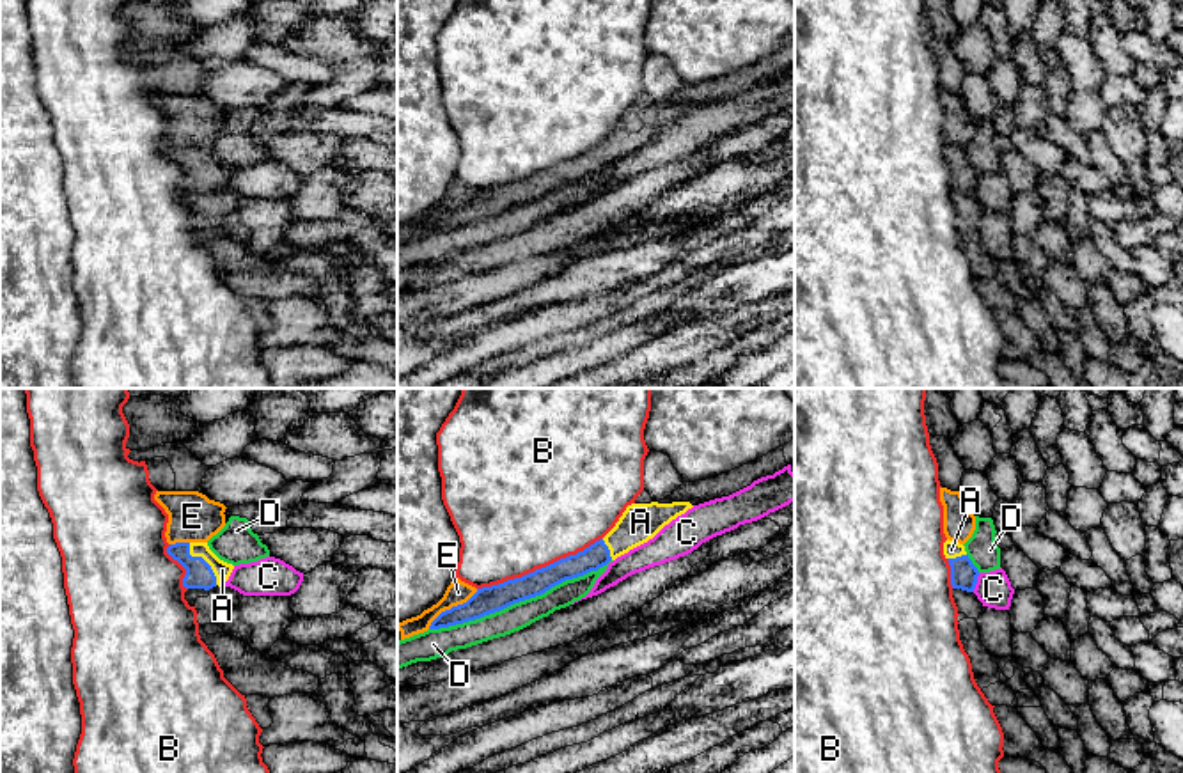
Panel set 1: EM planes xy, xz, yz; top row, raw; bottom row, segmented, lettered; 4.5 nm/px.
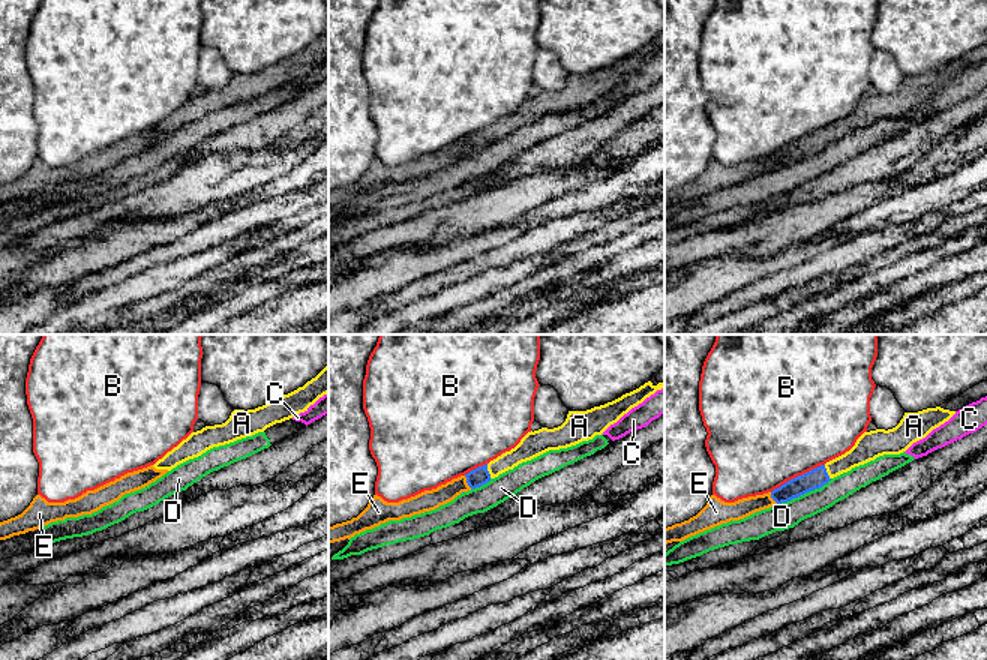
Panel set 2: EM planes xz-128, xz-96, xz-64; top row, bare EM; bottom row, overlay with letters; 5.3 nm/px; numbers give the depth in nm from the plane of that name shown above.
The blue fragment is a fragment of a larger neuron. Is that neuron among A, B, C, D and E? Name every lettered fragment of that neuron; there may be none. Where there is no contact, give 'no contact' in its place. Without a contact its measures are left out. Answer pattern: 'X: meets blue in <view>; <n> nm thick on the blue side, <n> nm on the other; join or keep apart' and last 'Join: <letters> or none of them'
A: meets blue in xy; 130 nm thick on the blue side, 80 nm on the other; join
B: meets blue in xz; 120 nm thick on the blue side, 500 nm on the other; keep apart
C: meets blue in yz; 130 nm thick on the blue side, 160 nm on the other; keep apart
D: meets blue in xz; 130 nm thick on the blue side, 120 nm on the other; keep apart
E: meets blue in xz; 130 nm thick on the blue side, 110 nm on the other; keep apart
Join: A

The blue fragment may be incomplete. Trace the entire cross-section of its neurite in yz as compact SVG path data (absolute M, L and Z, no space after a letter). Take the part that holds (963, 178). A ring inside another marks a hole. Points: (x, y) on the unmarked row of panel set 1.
M954 144L944 145L944 158L951 168L951 188L952 191L961 191L974 195L979 174L968 161L965 149Z

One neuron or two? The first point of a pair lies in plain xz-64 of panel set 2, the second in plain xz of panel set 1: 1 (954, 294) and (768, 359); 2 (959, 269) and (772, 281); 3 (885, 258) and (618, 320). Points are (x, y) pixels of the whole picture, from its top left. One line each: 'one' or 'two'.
1: two
2: two
3: one

